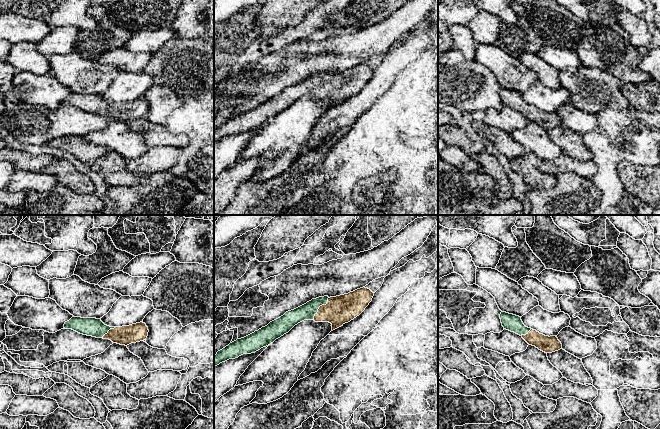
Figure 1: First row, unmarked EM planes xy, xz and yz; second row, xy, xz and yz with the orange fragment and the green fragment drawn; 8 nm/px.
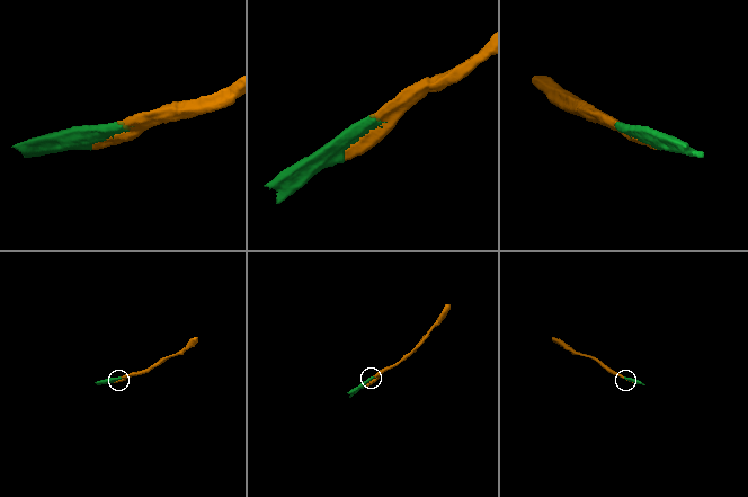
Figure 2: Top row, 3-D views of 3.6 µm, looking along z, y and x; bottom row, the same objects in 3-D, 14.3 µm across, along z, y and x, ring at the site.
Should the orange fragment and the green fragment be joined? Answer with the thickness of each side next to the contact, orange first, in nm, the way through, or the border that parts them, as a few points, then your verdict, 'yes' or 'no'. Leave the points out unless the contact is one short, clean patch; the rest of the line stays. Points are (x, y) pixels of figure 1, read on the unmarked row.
220/130 nm | yes

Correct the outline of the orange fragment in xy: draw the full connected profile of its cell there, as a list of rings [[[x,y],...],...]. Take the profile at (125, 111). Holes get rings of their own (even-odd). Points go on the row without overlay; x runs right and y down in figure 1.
[[[72,93],[65,98],[64,104],[87,112],[109,115],[113,119],[125,122],[145,116],[149,108],[143,98],[129,102],[110,103],[105,101],[101,95],[81,93]]]

